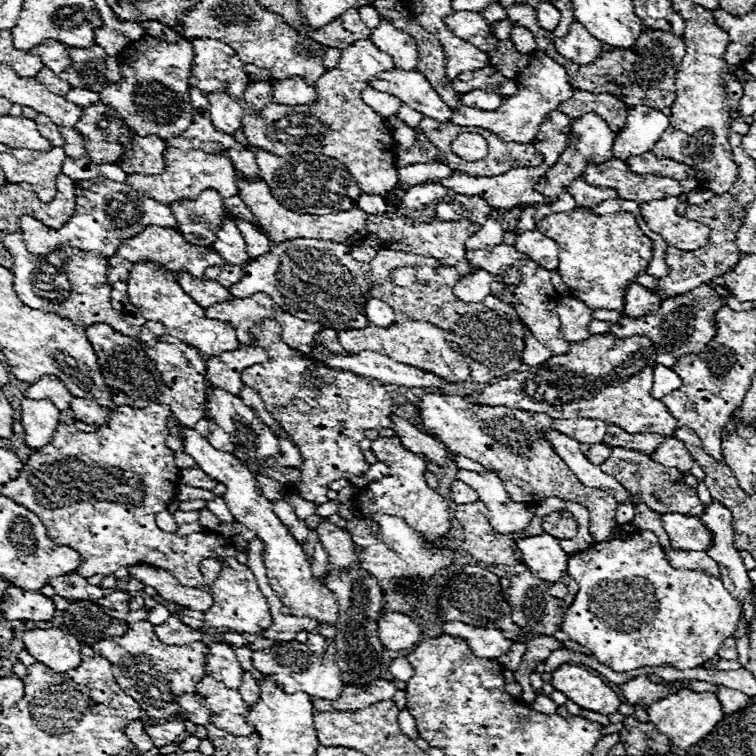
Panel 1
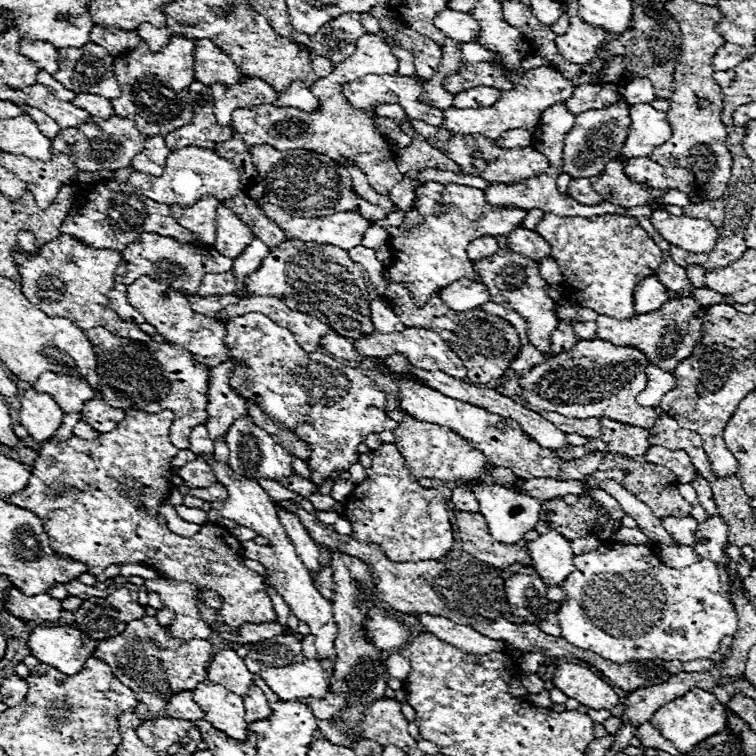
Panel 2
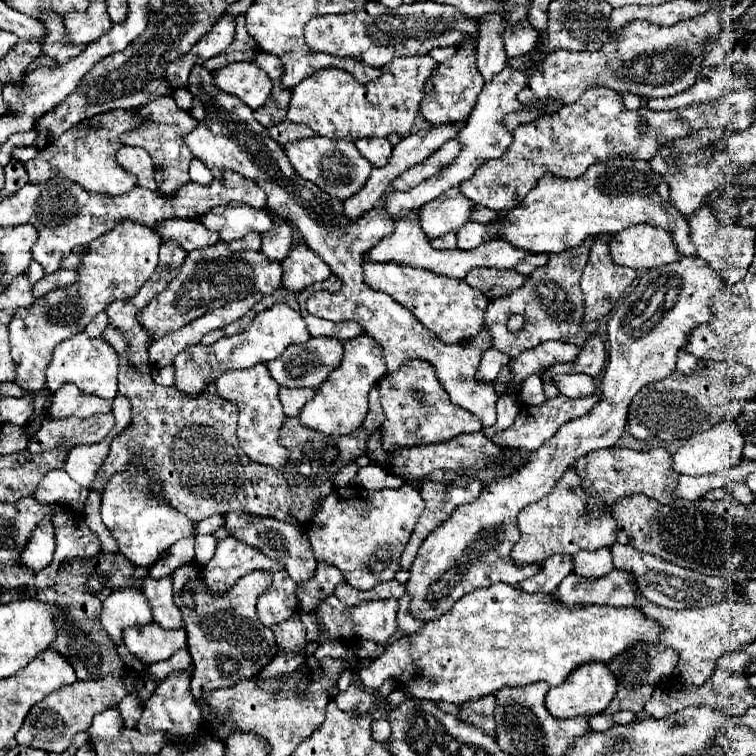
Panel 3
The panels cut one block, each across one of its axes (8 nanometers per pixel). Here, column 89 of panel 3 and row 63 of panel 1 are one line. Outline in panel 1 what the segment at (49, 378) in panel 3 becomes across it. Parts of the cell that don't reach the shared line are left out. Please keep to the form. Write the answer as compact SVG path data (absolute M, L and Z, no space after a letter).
M356 40L352 46L348 46L348 50L342 50L338 64L314 84L320 96L318 102L314 102L312 106L292 108L270 102L260 114L246 116L242 120L242 130L252 146L268 150L276 156L310 152L338 158L348 166L364 192L382 194L398 182L394 164L396 144L384 124L384 118L378 116L370 106L366 106L360 94L368 88L368 82L372 82L378 72L392 68L394 62L386 52L378 50L370 40Z

